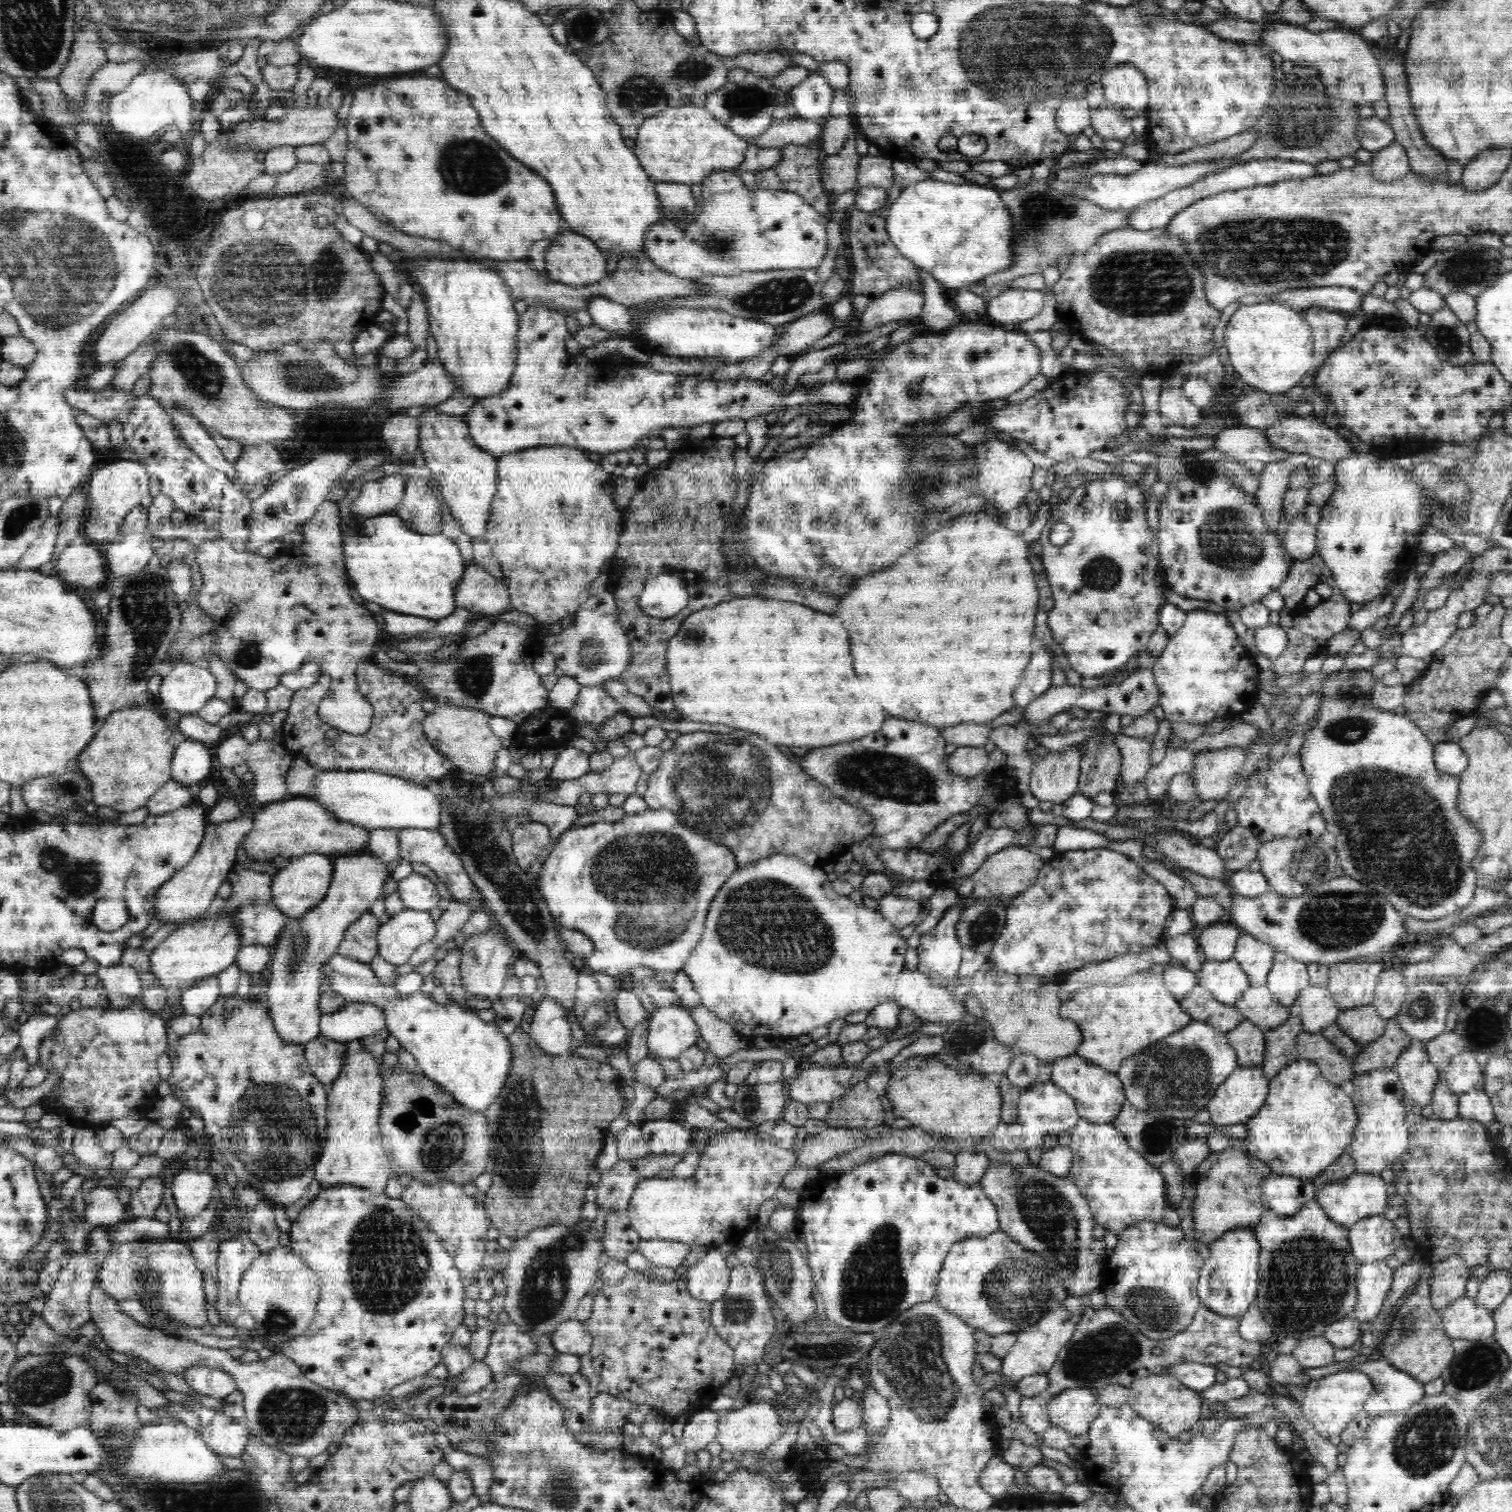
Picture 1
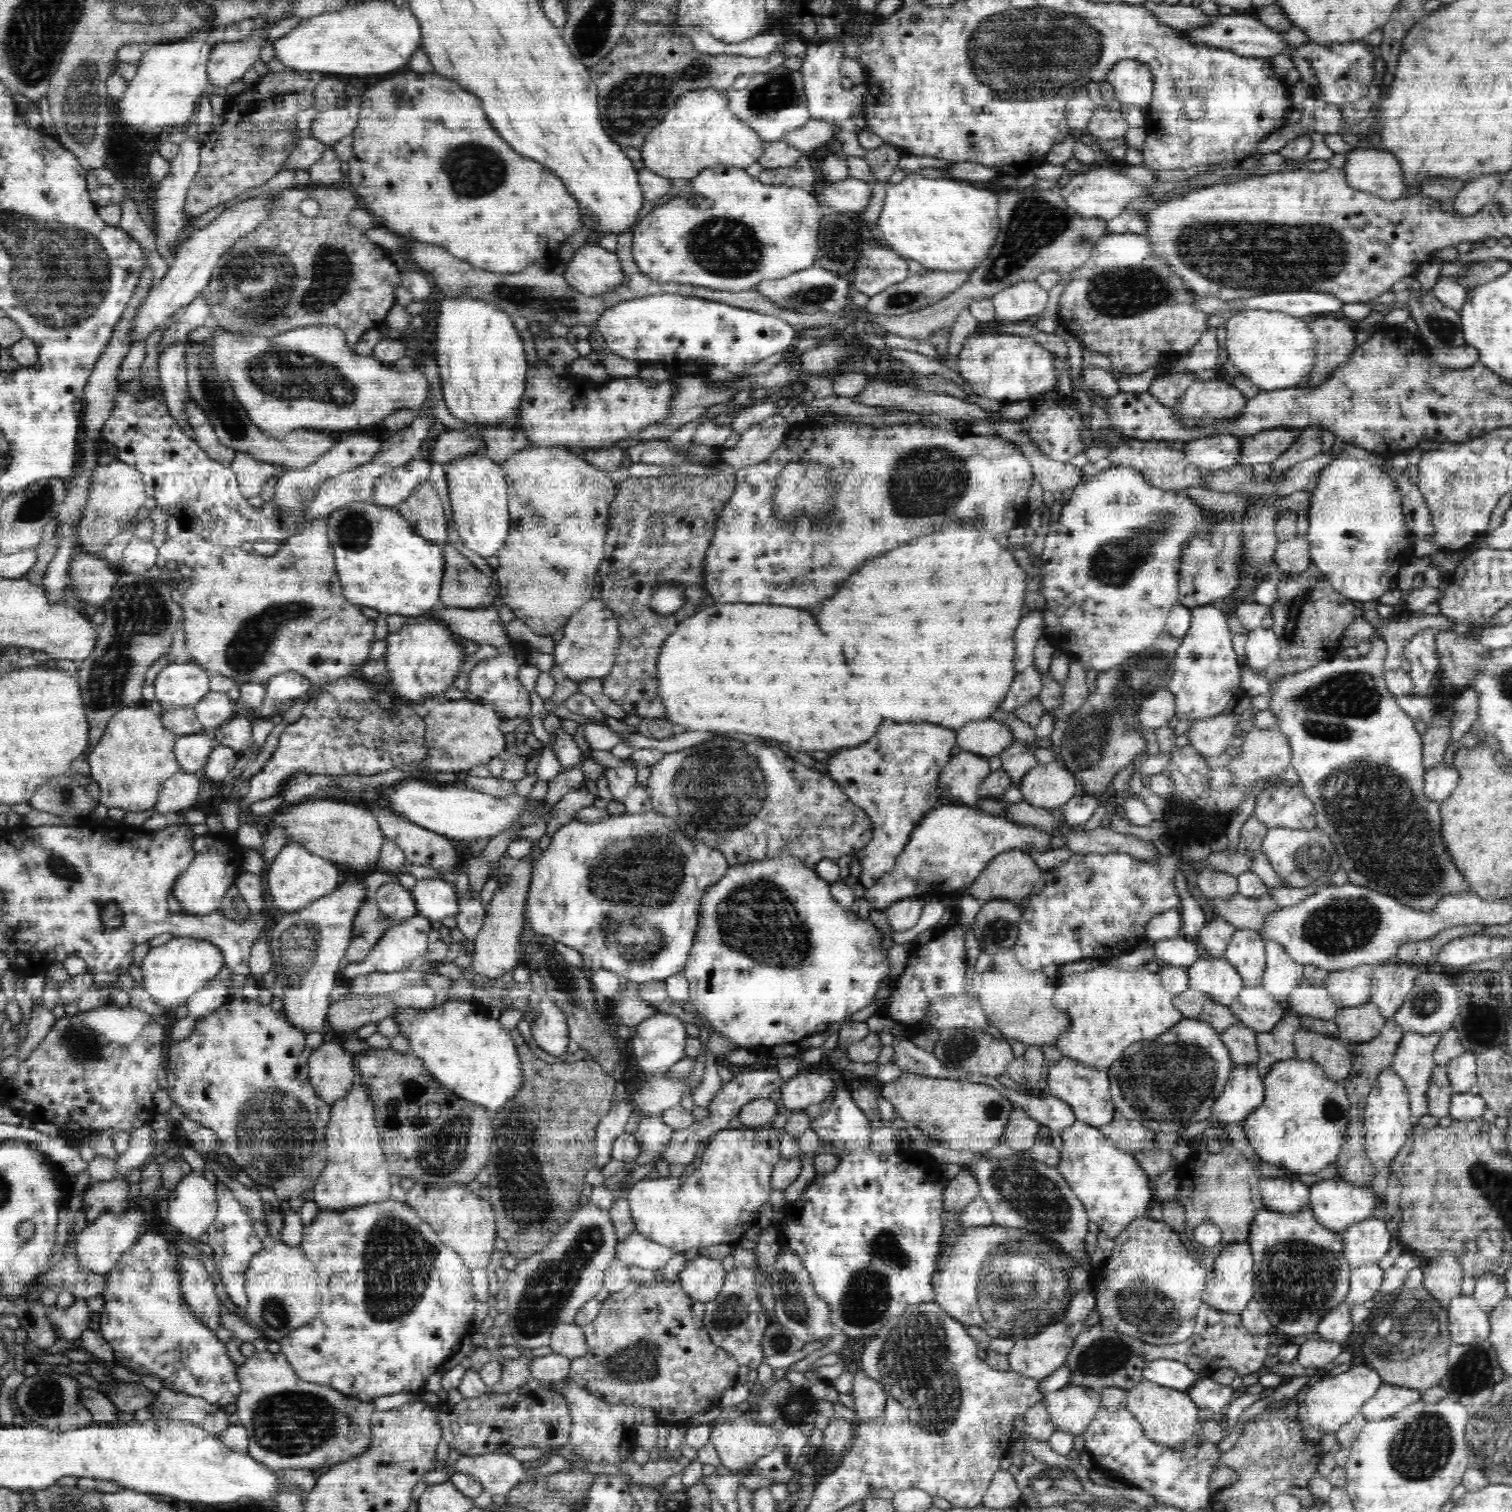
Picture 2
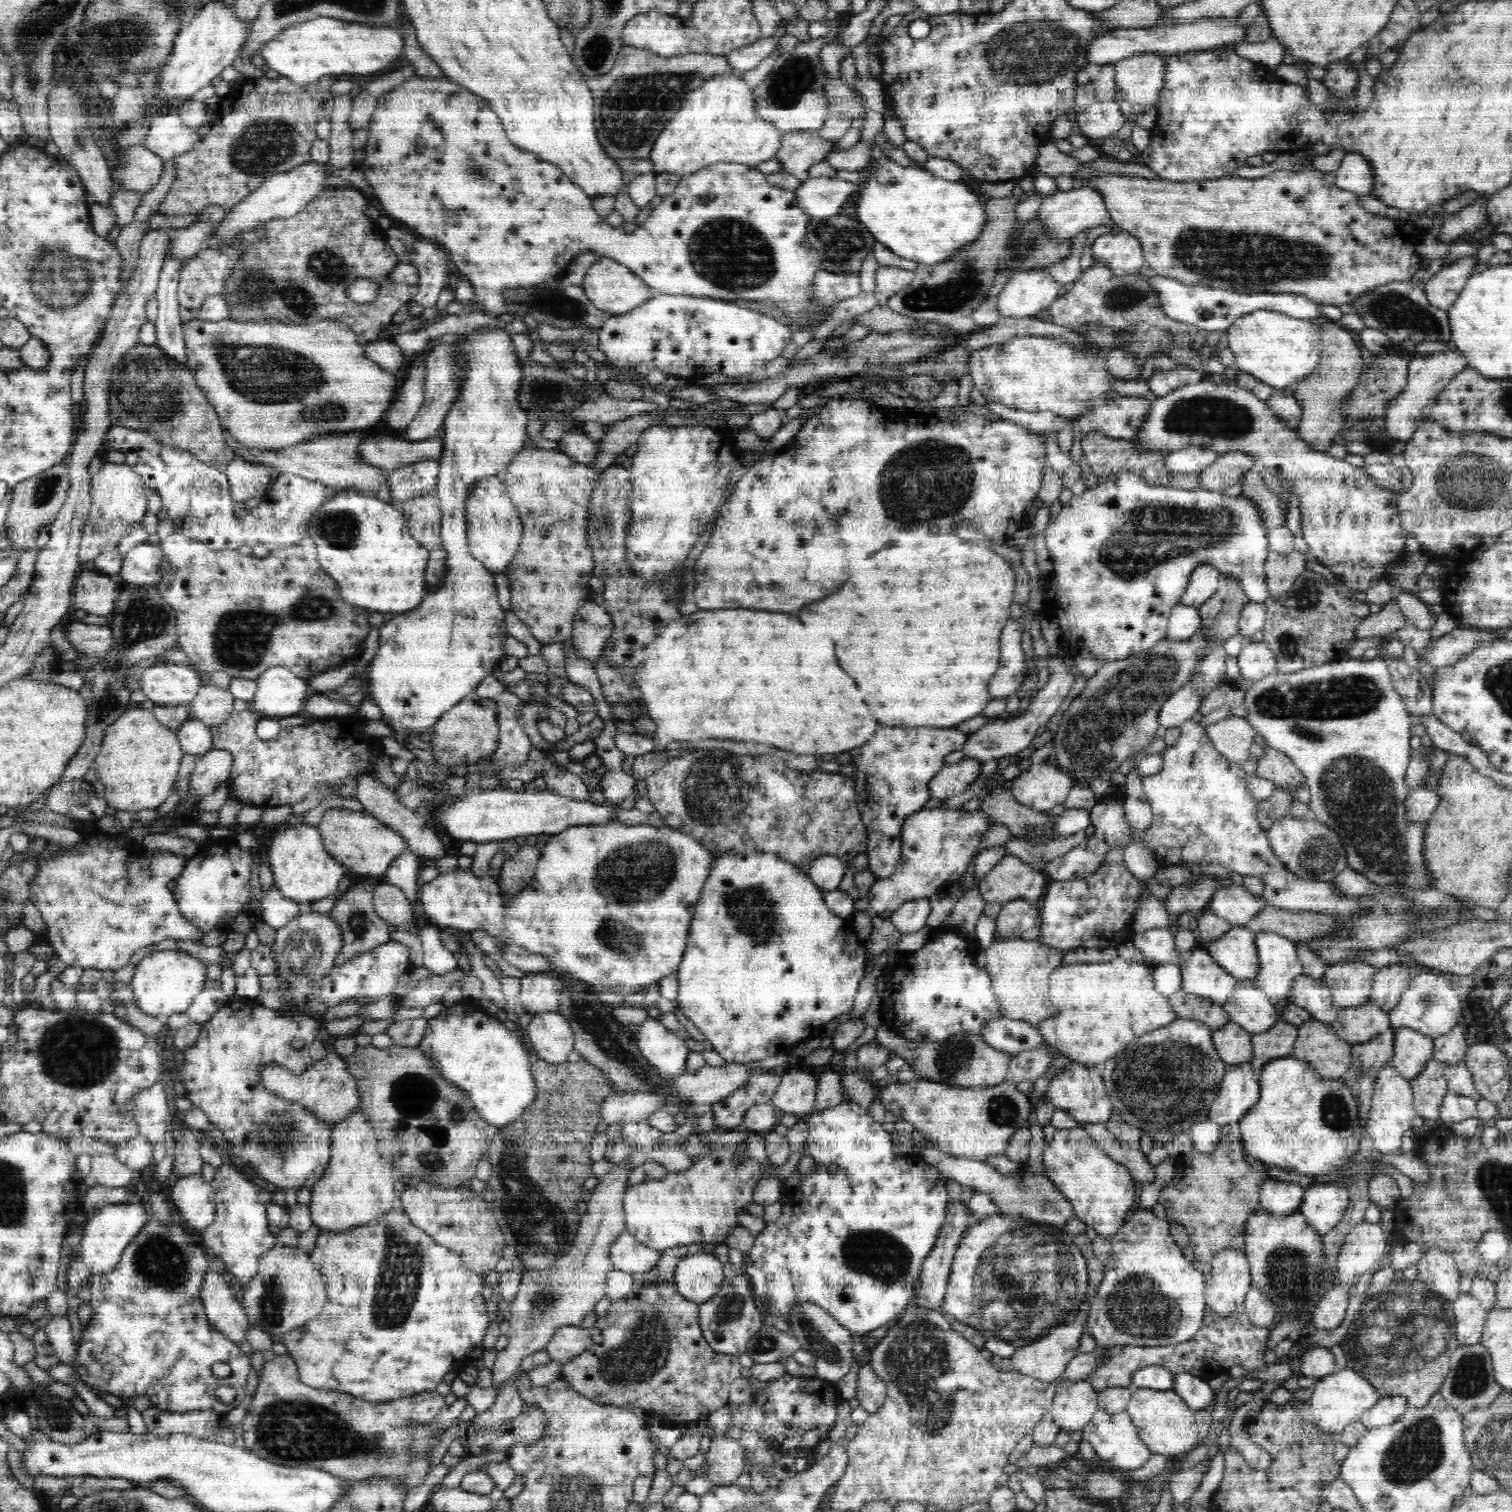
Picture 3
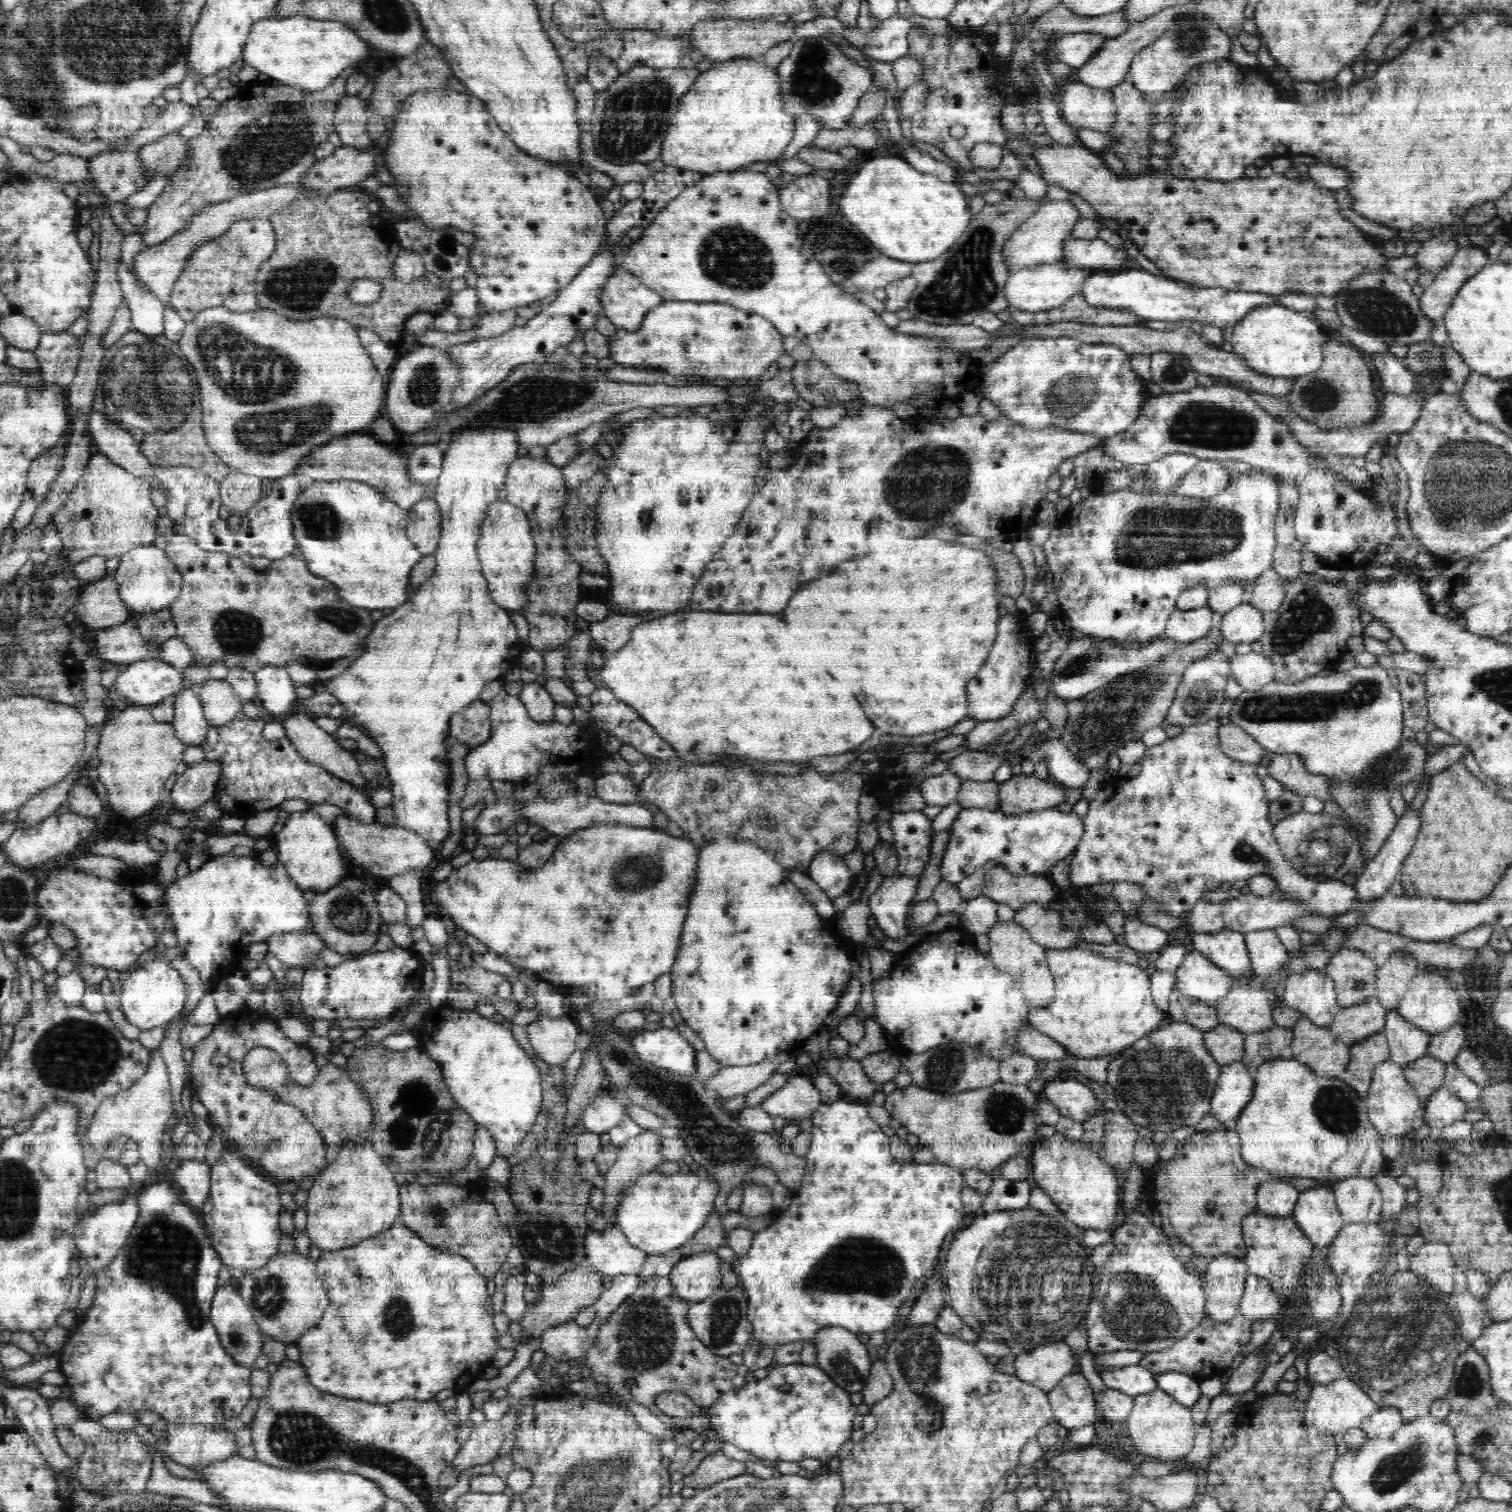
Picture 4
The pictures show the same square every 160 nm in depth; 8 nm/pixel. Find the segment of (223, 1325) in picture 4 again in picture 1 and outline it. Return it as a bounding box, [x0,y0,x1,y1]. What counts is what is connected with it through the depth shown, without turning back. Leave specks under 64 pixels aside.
[97,1240,209,1327]

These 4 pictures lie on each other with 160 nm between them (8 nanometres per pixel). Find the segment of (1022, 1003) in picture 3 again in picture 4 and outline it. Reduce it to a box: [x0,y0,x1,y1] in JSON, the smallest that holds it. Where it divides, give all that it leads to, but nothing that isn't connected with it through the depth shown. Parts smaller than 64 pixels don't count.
[989,921,1055,1007]

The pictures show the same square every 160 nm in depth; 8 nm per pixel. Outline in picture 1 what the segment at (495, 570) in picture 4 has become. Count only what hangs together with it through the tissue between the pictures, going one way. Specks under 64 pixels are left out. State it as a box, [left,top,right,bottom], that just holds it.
[418,410,498,538]

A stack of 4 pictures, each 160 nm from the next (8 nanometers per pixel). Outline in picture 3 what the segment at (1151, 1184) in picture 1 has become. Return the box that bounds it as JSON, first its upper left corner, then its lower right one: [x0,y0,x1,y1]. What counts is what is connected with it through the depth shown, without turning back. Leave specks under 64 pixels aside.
[1043,1123,1136,1238]

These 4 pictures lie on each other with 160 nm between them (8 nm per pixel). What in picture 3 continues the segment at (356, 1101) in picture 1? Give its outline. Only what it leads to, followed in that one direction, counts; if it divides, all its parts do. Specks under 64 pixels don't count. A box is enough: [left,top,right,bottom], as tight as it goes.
[307,1109,398,1232]

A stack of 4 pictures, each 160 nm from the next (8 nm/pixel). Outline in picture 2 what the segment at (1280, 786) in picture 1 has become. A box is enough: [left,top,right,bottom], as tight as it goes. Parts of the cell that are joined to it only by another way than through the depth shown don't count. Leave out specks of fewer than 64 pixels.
[1256,790,1317,831]

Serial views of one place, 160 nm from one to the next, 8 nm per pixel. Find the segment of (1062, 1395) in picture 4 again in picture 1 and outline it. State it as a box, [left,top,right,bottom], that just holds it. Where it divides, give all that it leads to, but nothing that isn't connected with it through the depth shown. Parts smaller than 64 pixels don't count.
[1047,1388,1101,1437]

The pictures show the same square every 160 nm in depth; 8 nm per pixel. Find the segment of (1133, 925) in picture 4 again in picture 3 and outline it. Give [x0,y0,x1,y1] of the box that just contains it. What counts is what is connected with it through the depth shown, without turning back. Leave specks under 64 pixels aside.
[1133,928,1183,965]

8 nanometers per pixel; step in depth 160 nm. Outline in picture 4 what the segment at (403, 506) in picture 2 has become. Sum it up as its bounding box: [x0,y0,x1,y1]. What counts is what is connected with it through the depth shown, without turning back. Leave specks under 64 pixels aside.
[408,499,441,557]

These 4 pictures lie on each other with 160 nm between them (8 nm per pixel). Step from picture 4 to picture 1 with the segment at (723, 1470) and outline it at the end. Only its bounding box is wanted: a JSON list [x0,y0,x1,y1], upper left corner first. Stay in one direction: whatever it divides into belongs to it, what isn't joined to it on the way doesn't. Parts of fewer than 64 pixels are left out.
[715,1402,783,1456]

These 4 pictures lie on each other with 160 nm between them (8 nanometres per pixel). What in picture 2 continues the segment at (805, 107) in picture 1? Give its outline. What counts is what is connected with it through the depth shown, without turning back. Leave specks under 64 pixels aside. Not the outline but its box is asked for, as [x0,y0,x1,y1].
[801,43,864,124]

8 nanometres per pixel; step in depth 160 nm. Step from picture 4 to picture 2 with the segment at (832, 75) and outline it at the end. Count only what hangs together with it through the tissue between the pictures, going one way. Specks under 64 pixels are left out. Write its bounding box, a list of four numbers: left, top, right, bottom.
[727,65,811,141]

